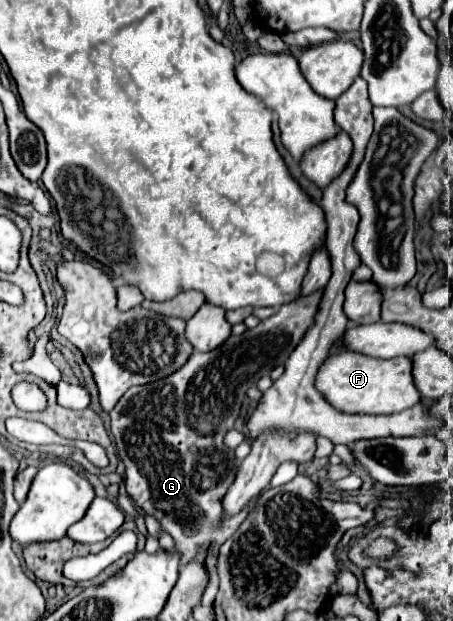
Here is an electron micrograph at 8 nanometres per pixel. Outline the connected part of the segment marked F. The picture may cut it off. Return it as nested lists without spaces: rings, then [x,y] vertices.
[[[336,351],[332,353],[318,371],[316,389],[340,411],[344,413],[400,413],[420,403],[422,395],[414,383],[412,375],[412,359],[410,357],[394,357],[394,359],[378,359],[366,357],[356,351]]]

